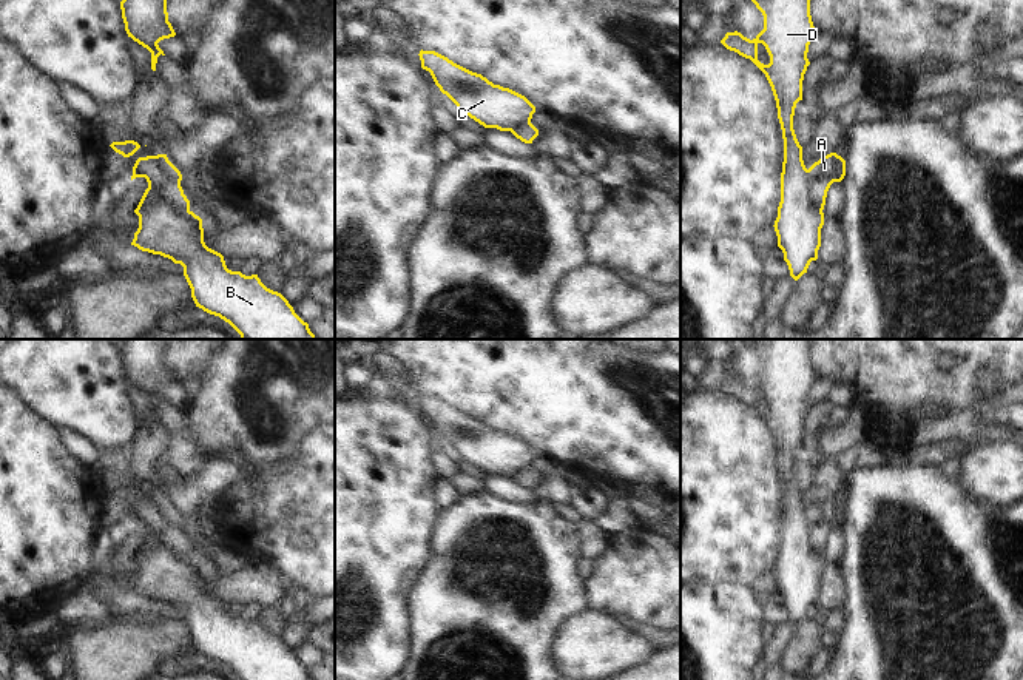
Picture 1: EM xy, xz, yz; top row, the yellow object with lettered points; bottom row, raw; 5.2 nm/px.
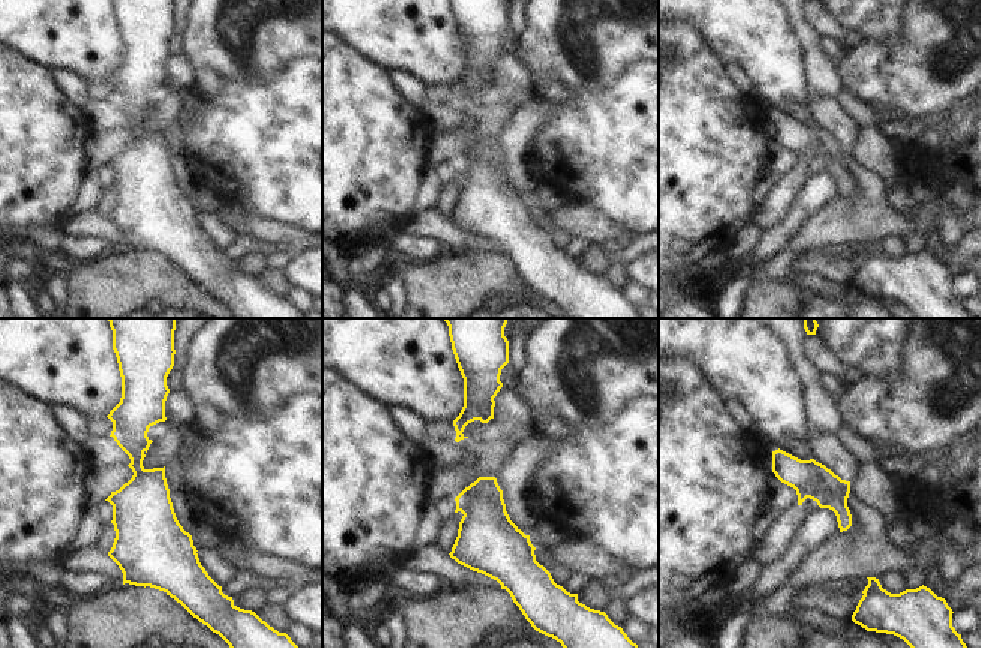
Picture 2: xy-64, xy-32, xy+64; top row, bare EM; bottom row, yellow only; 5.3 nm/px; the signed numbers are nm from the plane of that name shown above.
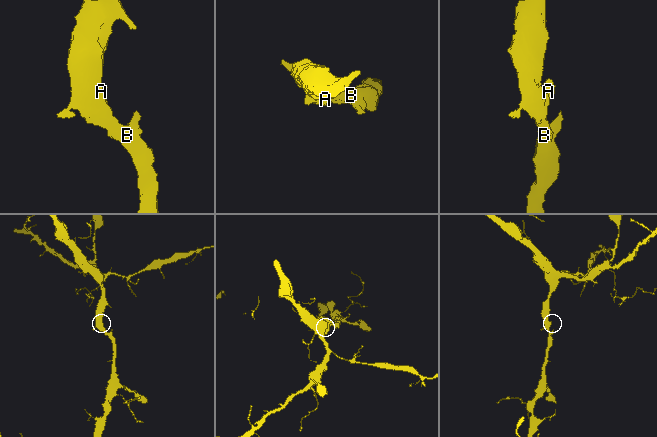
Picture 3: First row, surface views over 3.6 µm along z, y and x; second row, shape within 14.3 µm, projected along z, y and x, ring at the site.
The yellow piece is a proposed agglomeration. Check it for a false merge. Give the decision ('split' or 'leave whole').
split

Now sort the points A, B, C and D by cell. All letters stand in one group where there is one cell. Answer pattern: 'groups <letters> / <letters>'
groups A / B C D

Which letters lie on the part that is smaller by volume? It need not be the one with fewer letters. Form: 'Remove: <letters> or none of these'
Remove: A

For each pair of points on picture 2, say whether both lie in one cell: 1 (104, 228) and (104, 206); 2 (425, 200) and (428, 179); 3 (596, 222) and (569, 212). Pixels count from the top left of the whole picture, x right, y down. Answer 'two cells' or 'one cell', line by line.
1: two cells
2: one cell
3: one cell

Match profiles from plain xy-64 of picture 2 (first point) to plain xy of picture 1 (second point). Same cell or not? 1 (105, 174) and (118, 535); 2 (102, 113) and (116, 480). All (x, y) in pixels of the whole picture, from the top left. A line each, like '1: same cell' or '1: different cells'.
1: same cell
2: same cell

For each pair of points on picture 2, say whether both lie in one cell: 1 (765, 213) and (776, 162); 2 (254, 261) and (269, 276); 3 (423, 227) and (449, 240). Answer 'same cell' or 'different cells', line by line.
1: different cells
2: same cell
3: same cell

